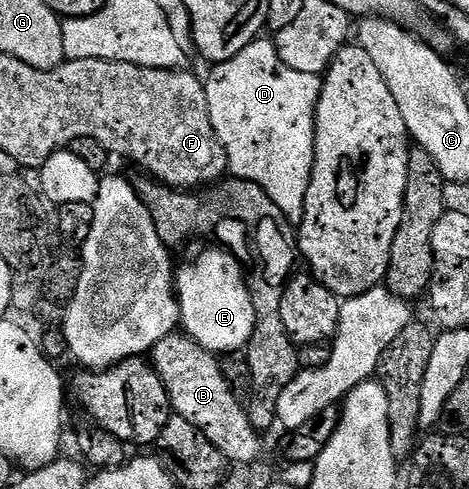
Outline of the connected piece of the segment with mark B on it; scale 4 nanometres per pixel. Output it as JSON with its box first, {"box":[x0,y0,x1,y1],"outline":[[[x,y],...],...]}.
{"box":[150,333,264,465],"outline":[[[183,333],[167,335],[150,352],[150,362],[158,373],[175,414],[196,425],[203,436],[228,458],[232,465],[252,465],[264,451],[261,432],[250,425],[245,404],[236,400],[224,371],[213,352]]]}

